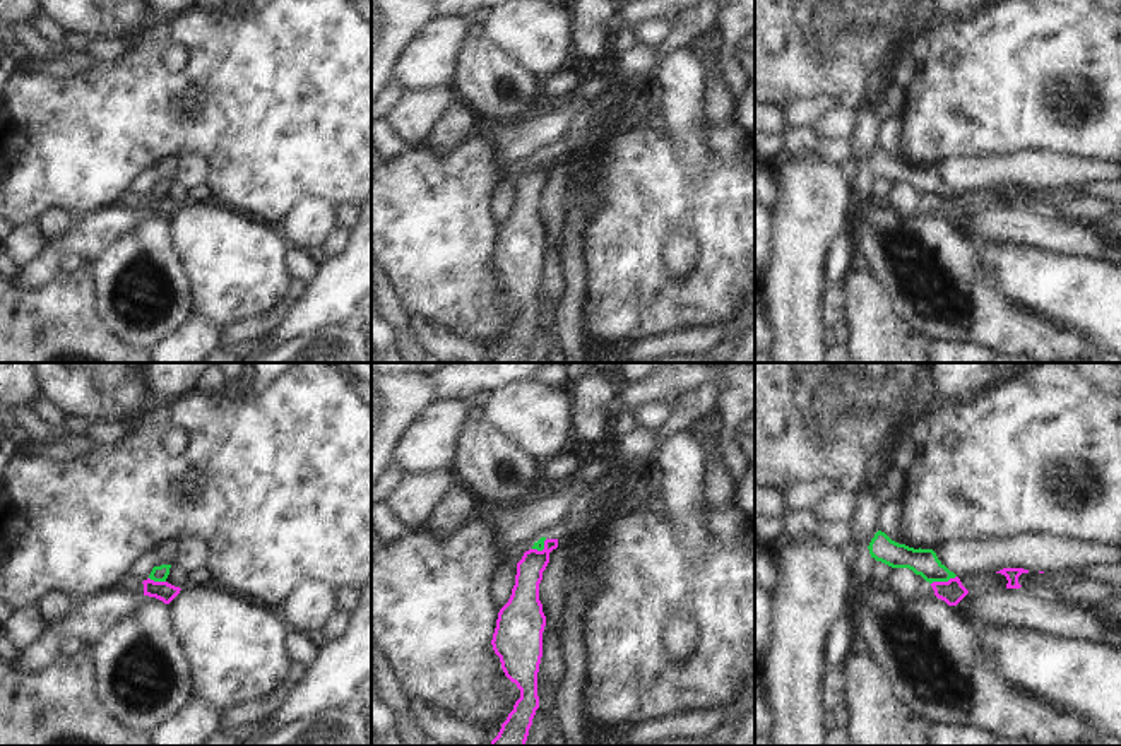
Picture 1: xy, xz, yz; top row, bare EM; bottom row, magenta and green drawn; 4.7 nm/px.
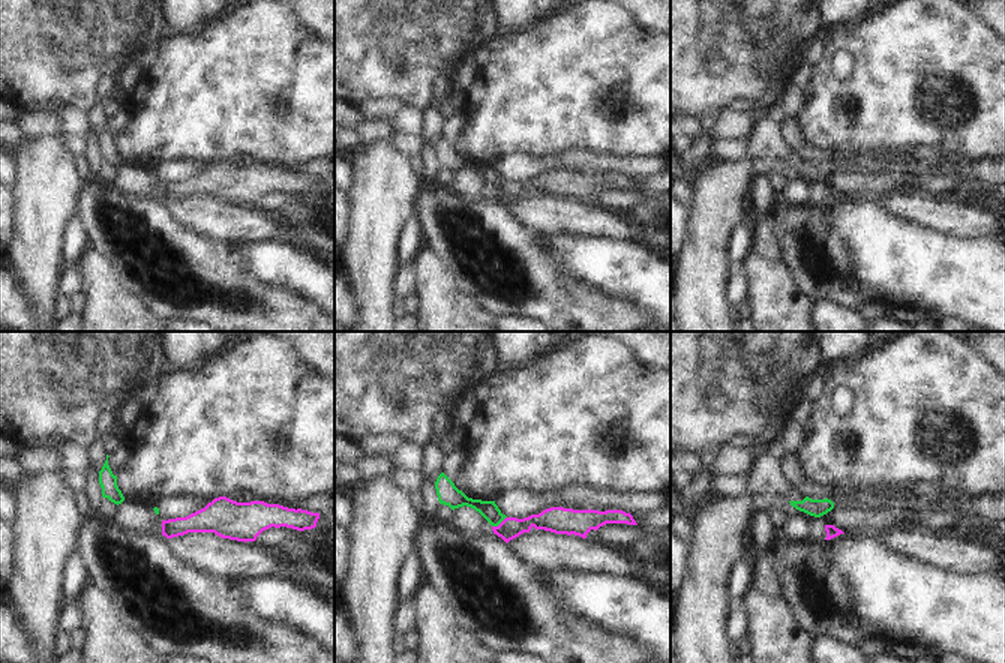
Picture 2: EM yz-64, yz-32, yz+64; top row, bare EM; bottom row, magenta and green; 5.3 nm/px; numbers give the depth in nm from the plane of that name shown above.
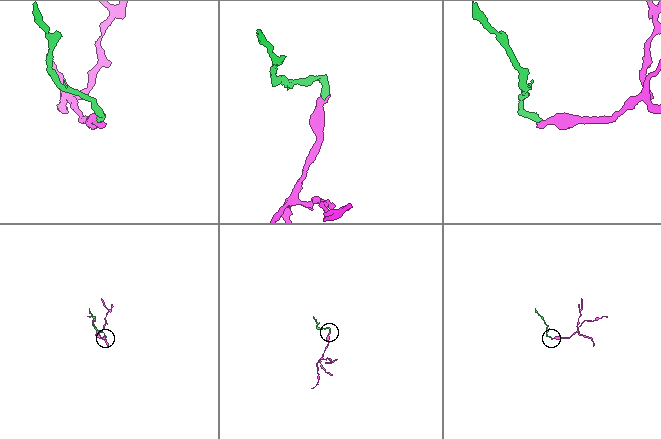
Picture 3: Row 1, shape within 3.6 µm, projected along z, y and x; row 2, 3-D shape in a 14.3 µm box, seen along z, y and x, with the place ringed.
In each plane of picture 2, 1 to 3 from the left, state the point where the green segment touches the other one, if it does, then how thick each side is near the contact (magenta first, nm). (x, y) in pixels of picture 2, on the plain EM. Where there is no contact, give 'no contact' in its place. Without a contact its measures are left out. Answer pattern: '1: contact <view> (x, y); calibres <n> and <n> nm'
1: no contact
2: contact yz-32 (500, 188); calibres 120 and 100 nm
3: no contact

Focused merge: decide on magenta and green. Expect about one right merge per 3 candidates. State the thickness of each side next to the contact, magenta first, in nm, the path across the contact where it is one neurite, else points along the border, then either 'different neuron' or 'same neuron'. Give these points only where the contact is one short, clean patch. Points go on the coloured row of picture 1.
110 nm thick on the magenta side, 130 nm on the other; runs through yz (952, 592), (943, 582), (923, 562); same neuron

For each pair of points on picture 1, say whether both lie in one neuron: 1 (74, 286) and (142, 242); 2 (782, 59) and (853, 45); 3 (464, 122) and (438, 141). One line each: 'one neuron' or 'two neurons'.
1: two neurons
2: one neuron
3: one neuron

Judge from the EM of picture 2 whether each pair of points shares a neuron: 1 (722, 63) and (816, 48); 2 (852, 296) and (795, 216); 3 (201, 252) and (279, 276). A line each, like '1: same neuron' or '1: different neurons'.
1: different neurons
2: same neuron
3: different neurons

